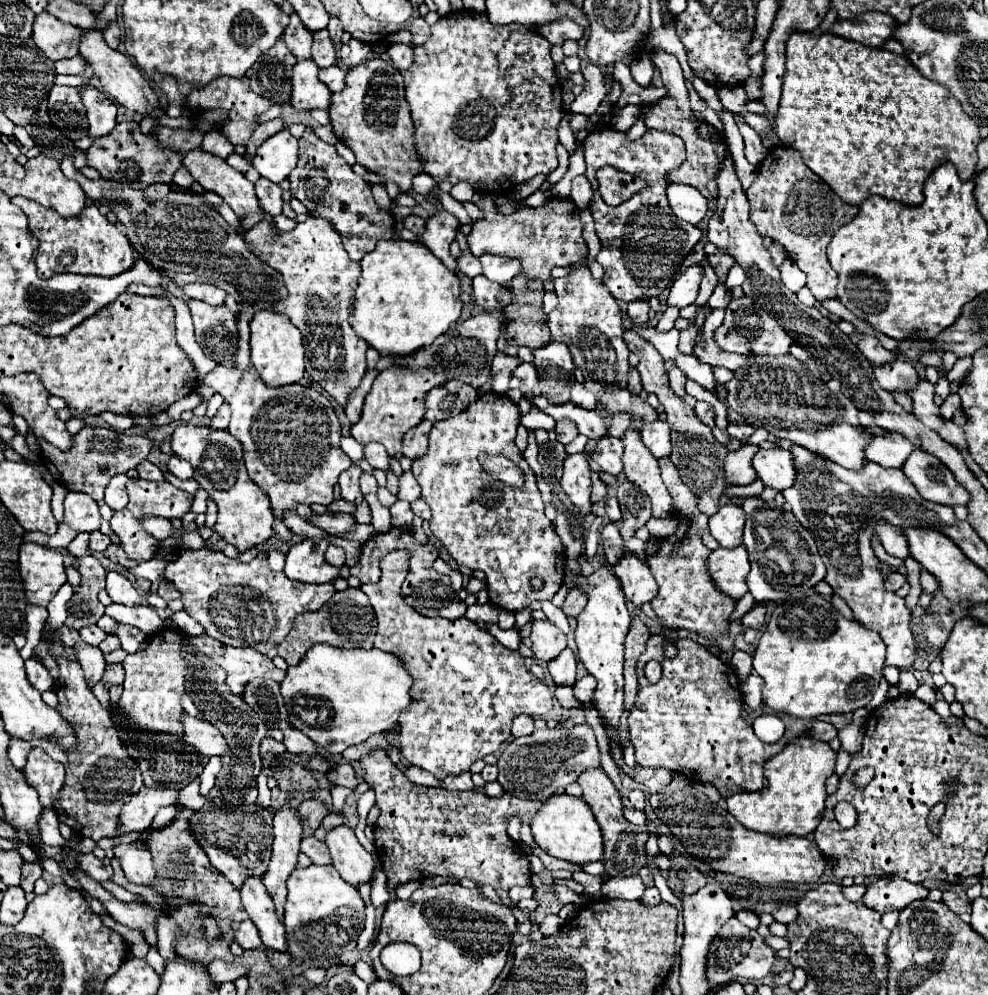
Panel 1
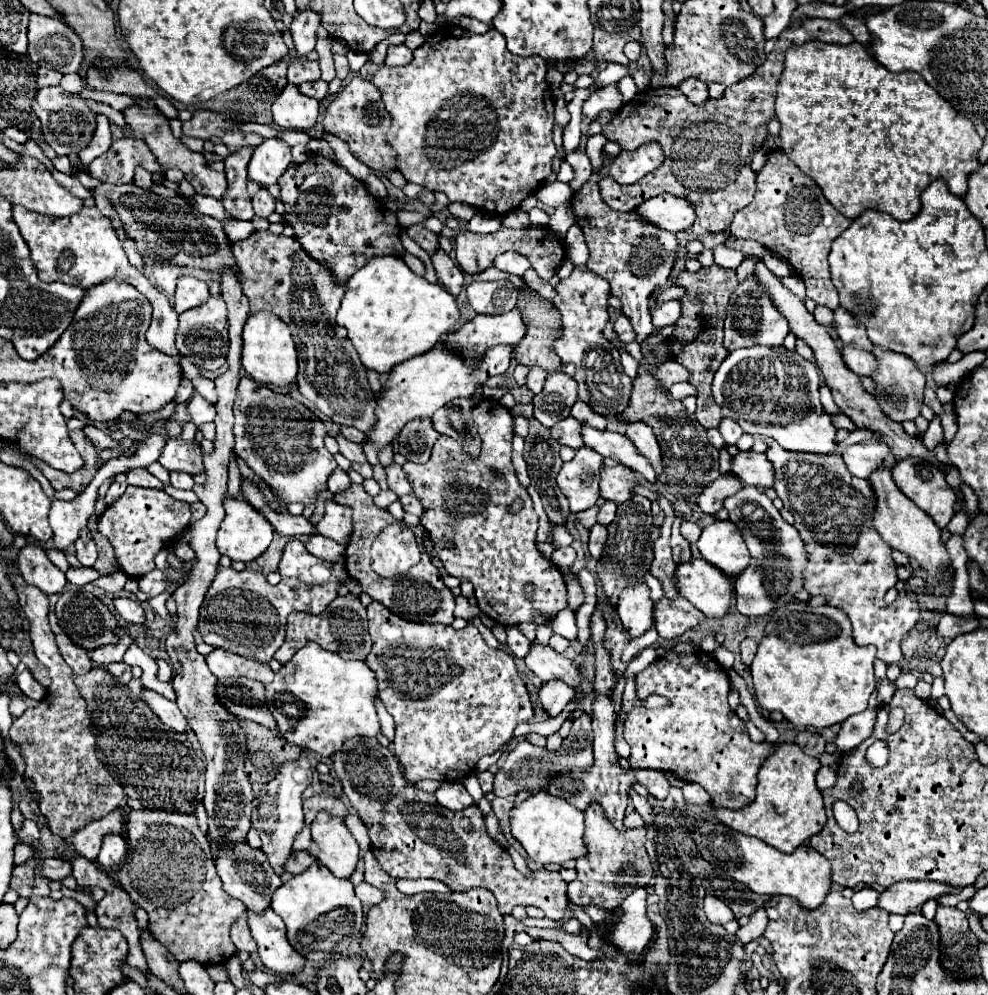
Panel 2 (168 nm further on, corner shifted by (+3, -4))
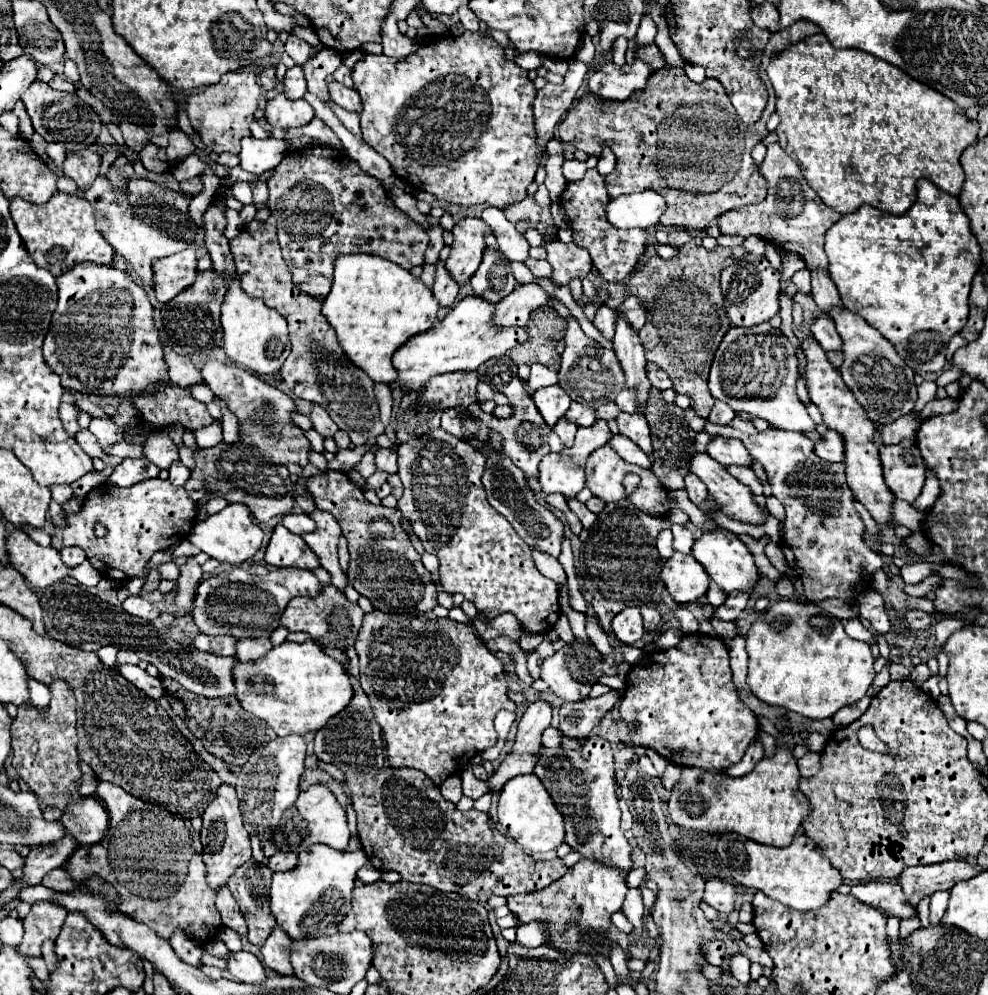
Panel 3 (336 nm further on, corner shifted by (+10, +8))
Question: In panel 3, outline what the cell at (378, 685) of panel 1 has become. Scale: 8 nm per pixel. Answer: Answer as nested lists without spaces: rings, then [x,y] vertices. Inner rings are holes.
[[[284,641],[258,661],[236,661],[232,667],[232,679],[236,687],[236,699],[242,709],[266,721],[266,725],[272,727],[278,737],[318,731],[352,699],[350,677],[344,671],[342,663],[328,657],[312,641],[306,641],[302,645]]]

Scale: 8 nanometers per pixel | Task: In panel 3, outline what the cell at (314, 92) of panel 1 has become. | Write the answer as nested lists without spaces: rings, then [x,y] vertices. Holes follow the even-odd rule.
[[[278,93],[274,99],[270,99],[266,103],[266,113],[264,113],[264,119],[272,127],[278,127],[282,131],[304,127],[312,121],[312,117],[314,109],[304,99],[290,101],[286,99],[284,93]]]

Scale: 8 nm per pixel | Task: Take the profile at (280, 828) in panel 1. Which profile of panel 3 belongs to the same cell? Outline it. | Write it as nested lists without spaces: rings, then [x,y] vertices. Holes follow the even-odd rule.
[[[286,735],[268,741],[262,749],[254,749],[250,759],[242,765],[236,779],[236,793],[240,799],[240,811],[244,819],[244,827],[250,835],[260,837],[262,841],[272,837],[272,831],[278,827],[284,809],[292,807],[300,789],[300,775],[304,773],[304,757],[306,757],[306,741],[300,735]]]

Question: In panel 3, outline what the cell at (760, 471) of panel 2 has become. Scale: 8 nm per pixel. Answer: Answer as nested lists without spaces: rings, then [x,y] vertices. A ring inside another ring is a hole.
[[[712,437],[712,441],[706,445],[706,453],[714,457],[720,465],[752,465],[752,457],[748,455],[748,449],[738,439],[726,439],[726,437]]]

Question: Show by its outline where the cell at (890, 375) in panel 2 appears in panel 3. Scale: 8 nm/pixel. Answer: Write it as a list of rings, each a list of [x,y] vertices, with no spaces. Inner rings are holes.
[[[830,309],[828,315],[836,323],[836,331],[842,337],[844,363],[840,375],[850,387],[858,403],[864,407],[872,423],[894,423],[898,417],[908,415],[918,399],[914,385],[914,371],[902,363],[896,349],[878,335],[860,315],[854,315],[848,309]]]

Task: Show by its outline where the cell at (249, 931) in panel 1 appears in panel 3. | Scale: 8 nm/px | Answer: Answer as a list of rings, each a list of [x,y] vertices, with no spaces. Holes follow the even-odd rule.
[[[222,887],[218,891],[218,897],[216,897],[216,907],[222,915],[222,923],[228,925],[230,929],[234,929],[240,937],[246,935],[246,923],[244,923],[244,915],[240,913],[240,907],[236,903],[236,899],[232,897],[230,889],[228,887]]]

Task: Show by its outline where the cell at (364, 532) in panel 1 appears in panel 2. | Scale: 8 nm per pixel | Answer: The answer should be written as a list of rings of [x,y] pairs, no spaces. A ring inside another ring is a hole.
[[[289,541],[283,549],[283,557],[279,563],[281,577],[297,577],[299,581],[307,585],[323,585],[335,579],[345,579],[347,569],[343,563],[323,563],[321,559],[315,559],[305,547],[303,541]]]

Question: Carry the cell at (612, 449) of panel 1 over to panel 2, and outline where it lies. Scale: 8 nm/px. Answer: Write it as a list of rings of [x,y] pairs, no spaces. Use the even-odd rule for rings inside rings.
[[[603,459],[601,483],[599,483],[603,499],[623,503],[633,497],[633,493],[631,493],[633,485],[635,485],[635,475],[629,467],[625,467],[623,463],[617,463],[613,459]]]

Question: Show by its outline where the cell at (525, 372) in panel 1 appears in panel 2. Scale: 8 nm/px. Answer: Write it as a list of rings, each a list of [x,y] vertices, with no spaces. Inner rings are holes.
[[[531,367],[525,383],[527,383],[529,389],[537,389],[537,393],[539,393],[539,391],[543,389],[543,379],[545,379],[545,377],[547,377],[547,371],[545,371],[545,369],[541,369],[541,367]]]

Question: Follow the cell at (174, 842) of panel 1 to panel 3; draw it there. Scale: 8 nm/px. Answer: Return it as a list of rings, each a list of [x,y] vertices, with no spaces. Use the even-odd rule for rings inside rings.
[[[98,781],[96,797],[102,799],[108,811],[108,817],[110,817],[110,825],[100,843],[76,847],[76,851],[64,865],[68,877],[76,885],[86,883],[86,879],[90,877],[100,877],[104,883],[112,885],[118,891],[118,897],[120,897],[118,909],[124,915],[136,919],[138,923],[152,927],[164,939],[170,939],[172,931],[176,929],[186,931],[196,941],[200,939],[200,943],[208,943],[210,939],[214,939],[222,923],[220,913],[214,905],[218,891],[208,891],[208,885],[204,879],[204,861],[200,855],[200,835],[192,829],[190,821],[158,805],[146,803],[126,793],[120,785],[114,785],[108,781]]]

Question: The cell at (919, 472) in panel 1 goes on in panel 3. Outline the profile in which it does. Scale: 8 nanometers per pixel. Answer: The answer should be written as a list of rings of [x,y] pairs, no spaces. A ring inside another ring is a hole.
[[[914,439],[880,447],[882,473],[888,489],[896,499],[912,503],[924,487],[924,461]]]

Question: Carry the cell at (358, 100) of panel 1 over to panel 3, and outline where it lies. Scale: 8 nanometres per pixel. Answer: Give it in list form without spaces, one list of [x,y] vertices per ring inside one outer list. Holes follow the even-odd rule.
[[[332,81],[332,83],[328,85],[328,91],[330,91],[332,101],[334,101],[336,105],[344,107],[346,111],[356,111],[356,113],[360,113],[360,111],[362,111],[360,95],[358,95],[358,91],[356,91],[356,89],[348,89],[348,87],[344,87],[342,83]]]

